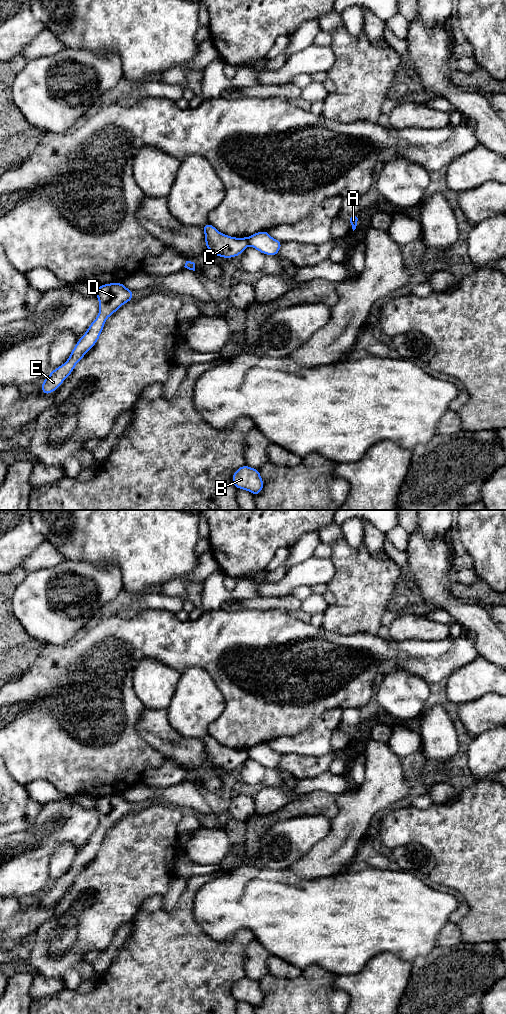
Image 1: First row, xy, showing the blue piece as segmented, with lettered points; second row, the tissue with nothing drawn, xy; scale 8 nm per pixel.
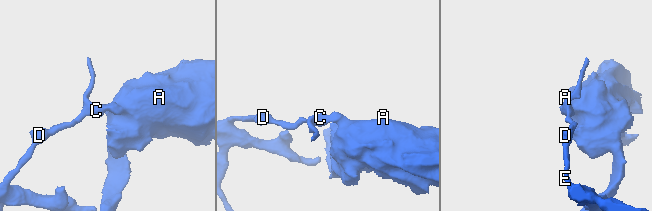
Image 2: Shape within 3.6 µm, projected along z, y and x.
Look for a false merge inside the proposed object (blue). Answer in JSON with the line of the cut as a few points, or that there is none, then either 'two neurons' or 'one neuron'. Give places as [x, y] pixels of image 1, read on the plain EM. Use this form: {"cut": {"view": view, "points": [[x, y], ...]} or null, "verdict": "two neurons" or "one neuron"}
{"cut": {"view": "xy", "points": [[246, 749], [248, 756]]}, "verdict": "two neurons"}

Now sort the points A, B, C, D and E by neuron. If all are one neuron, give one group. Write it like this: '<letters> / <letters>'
A B / C D E

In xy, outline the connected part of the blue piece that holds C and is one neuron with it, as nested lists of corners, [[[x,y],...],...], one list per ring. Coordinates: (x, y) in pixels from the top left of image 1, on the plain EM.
[[[209,734],[202,739],[205,745],[205,757],[208,762],[222,770],[241,767],[248,758],[247,749],[237,750],[219,744]]]

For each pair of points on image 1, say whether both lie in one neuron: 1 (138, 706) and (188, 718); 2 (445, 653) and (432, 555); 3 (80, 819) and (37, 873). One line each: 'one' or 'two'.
1: two
2: two
3: one

